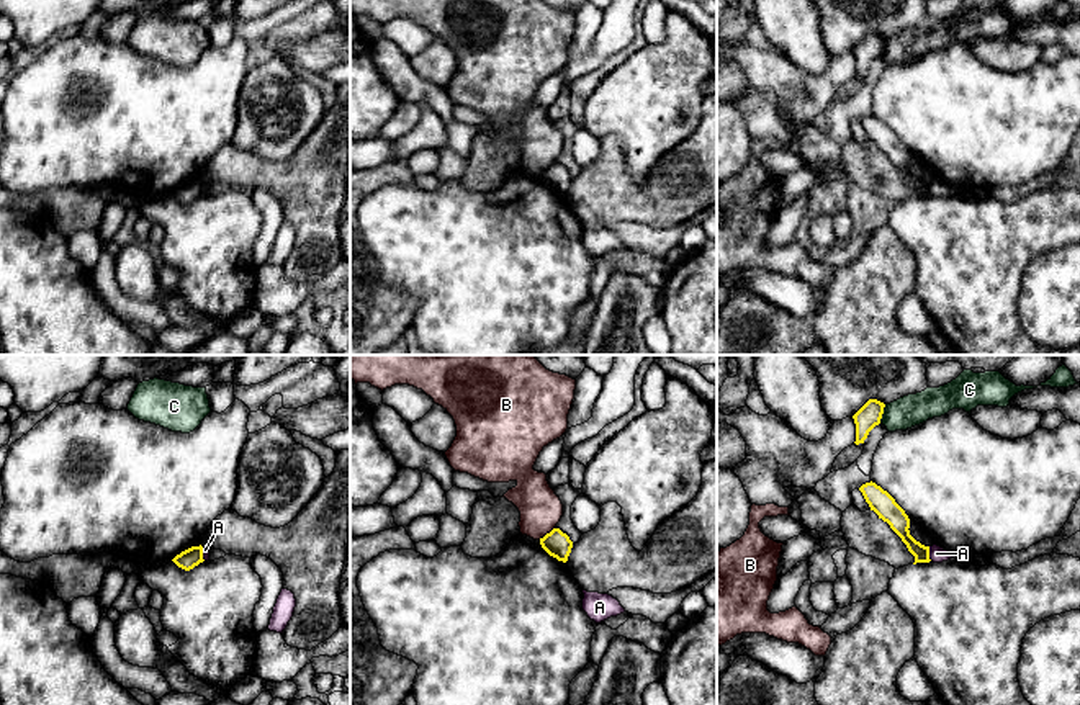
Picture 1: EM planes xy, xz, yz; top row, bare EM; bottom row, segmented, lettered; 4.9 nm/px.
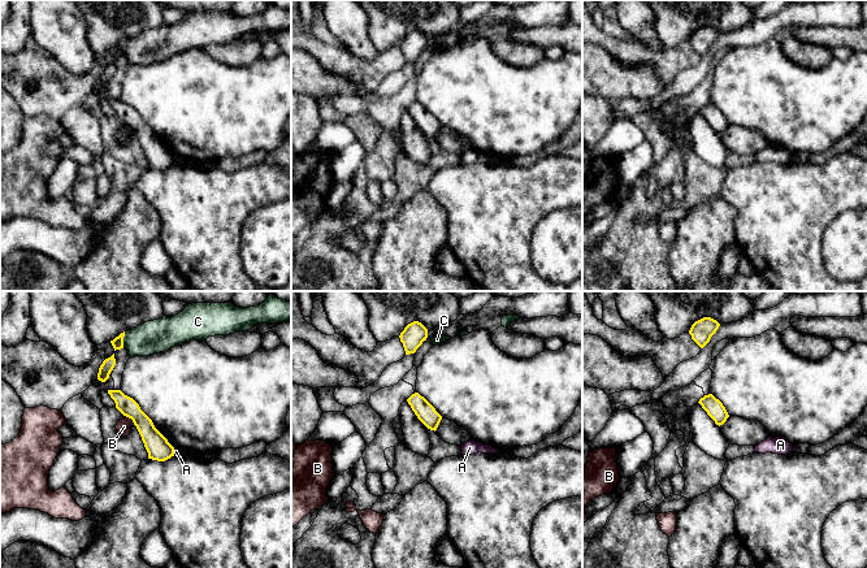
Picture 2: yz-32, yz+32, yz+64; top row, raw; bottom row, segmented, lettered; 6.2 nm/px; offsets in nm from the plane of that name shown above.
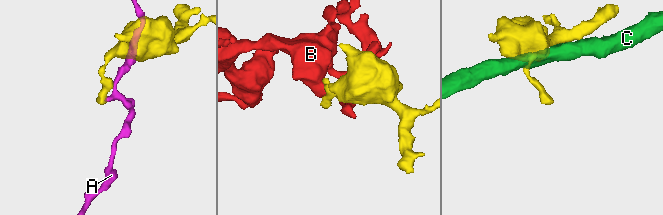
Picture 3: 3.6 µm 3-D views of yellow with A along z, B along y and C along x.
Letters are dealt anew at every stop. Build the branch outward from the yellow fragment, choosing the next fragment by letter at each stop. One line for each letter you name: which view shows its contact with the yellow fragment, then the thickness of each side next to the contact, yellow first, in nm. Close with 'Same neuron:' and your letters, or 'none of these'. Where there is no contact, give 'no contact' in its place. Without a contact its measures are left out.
Same neuron: none of these

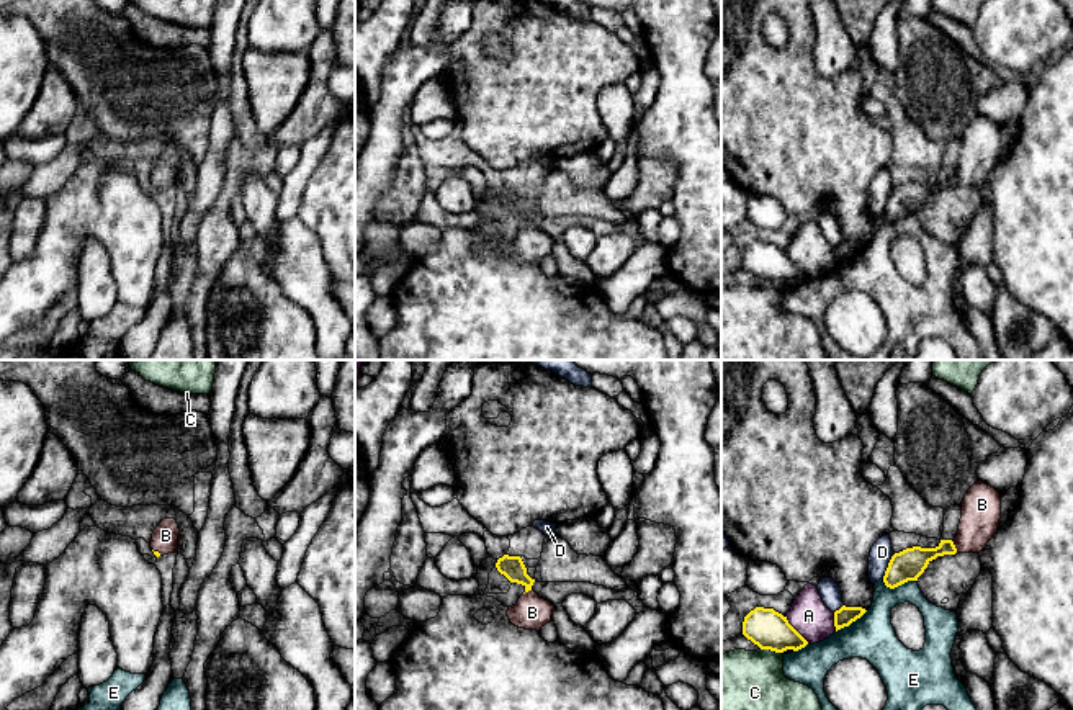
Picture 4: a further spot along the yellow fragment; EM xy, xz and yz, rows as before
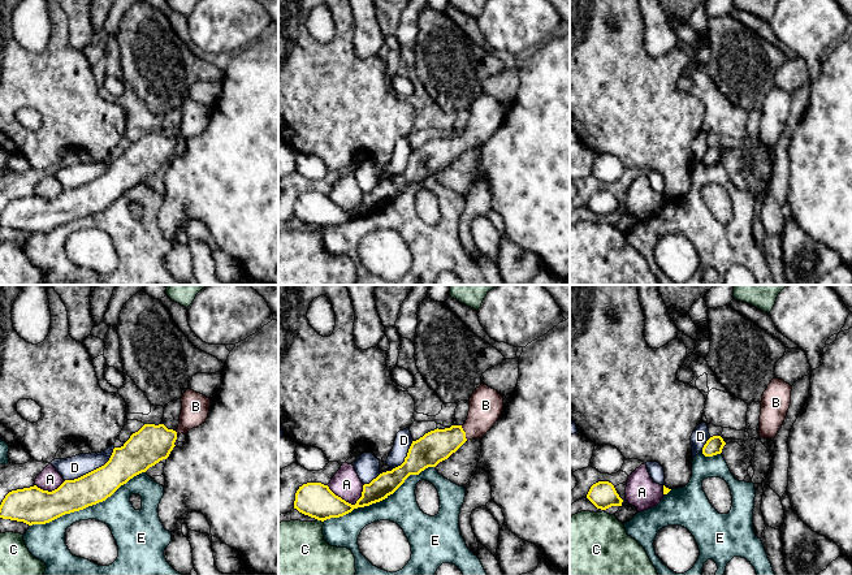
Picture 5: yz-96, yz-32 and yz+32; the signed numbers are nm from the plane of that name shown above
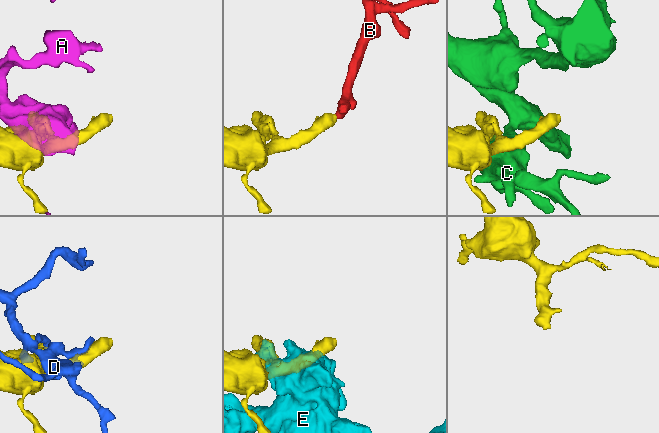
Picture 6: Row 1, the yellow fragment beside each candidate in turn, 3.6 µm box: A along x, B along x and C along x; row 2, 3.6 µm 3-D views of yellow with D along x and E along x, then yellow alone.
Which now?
B: meets yellow in yz; 160 nm thick on the yellow side, 190 nm on the other
Same neuron: B

